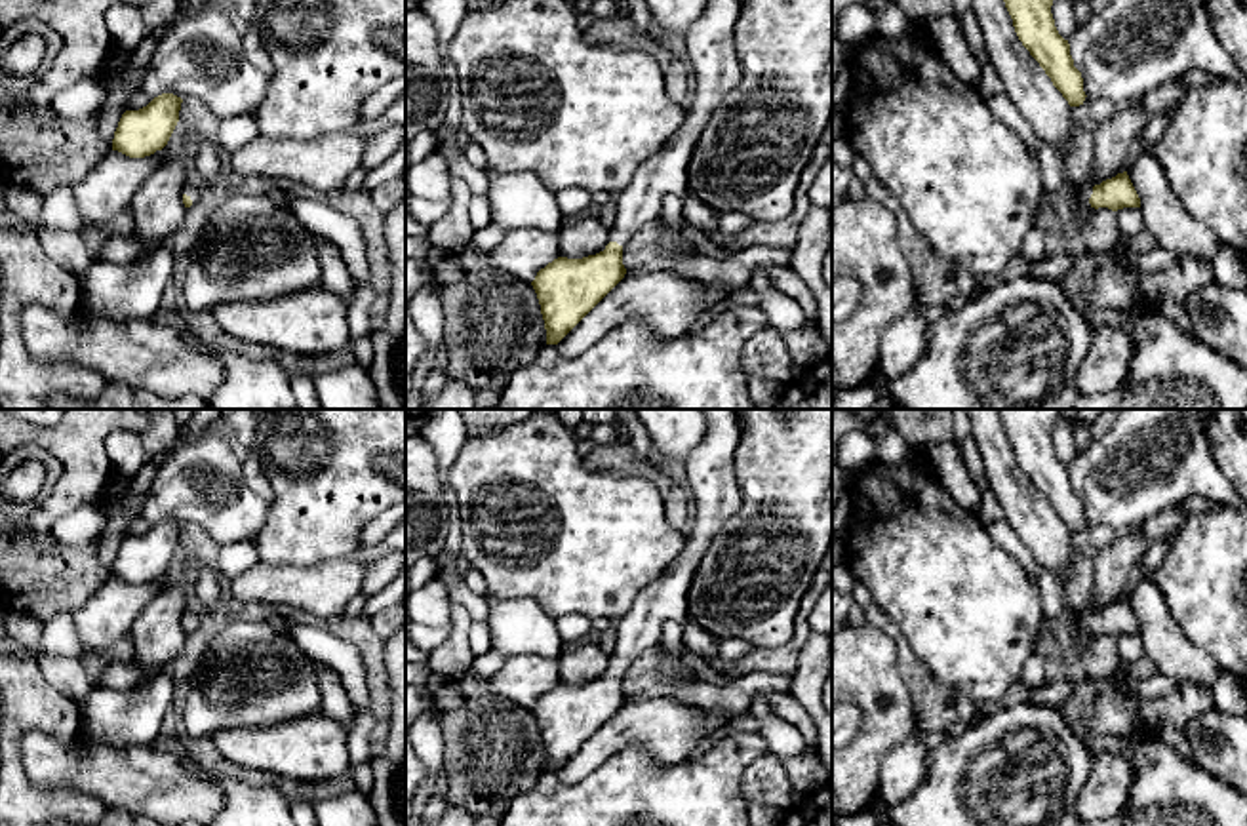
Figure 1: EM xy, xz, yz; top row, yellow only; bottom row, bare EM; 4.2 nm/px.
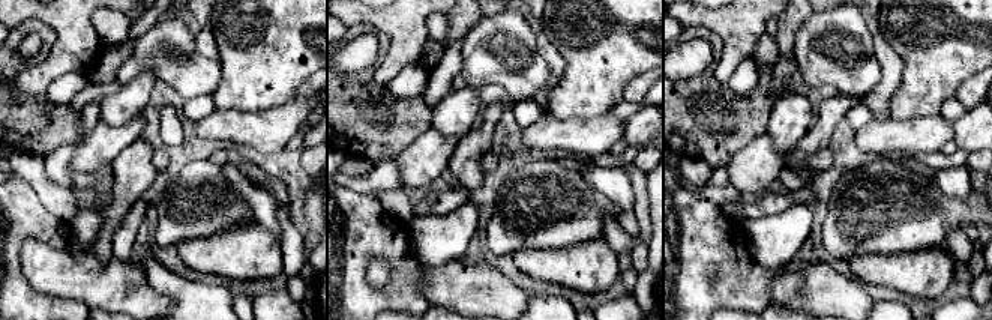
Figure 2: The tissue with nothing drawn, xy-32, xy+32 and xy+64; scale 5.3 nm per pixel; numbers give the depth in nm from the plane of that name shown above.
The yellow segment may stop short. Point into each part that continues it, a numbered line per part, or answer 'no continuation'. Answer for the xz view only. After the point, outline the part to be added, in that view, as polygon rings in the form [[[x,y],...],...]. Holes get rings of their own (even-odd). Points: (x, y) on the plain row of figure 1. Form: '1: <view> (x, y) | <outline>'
1: xz (709, 471) | [[[703,409],[704,442],[683,462],[697,516],[682,554],[613,622],[617,645],[609,668],[624,674],[643,651],[657,647],[666,620],[685,620],[687,592],[714,537],[741,506],[733,459],[741,440],[737,409]]]

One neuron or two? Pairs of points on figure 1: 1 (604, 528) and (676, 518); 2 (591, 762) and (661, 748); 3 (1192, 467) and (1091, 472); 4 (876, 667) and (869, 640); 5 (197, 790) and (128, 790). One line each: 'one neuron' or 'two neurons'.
1: two neurons
2: one neuron
3: one neuron
4: one neuron
5: one neuron

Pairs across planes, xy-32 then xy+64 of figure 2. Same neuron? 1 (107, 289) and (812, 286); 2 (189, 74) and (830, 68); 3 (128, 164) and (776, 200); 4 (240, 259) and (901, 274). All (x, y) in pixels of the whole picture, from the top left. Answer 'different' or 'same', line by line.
1: same
2: same
3: different
4: same

